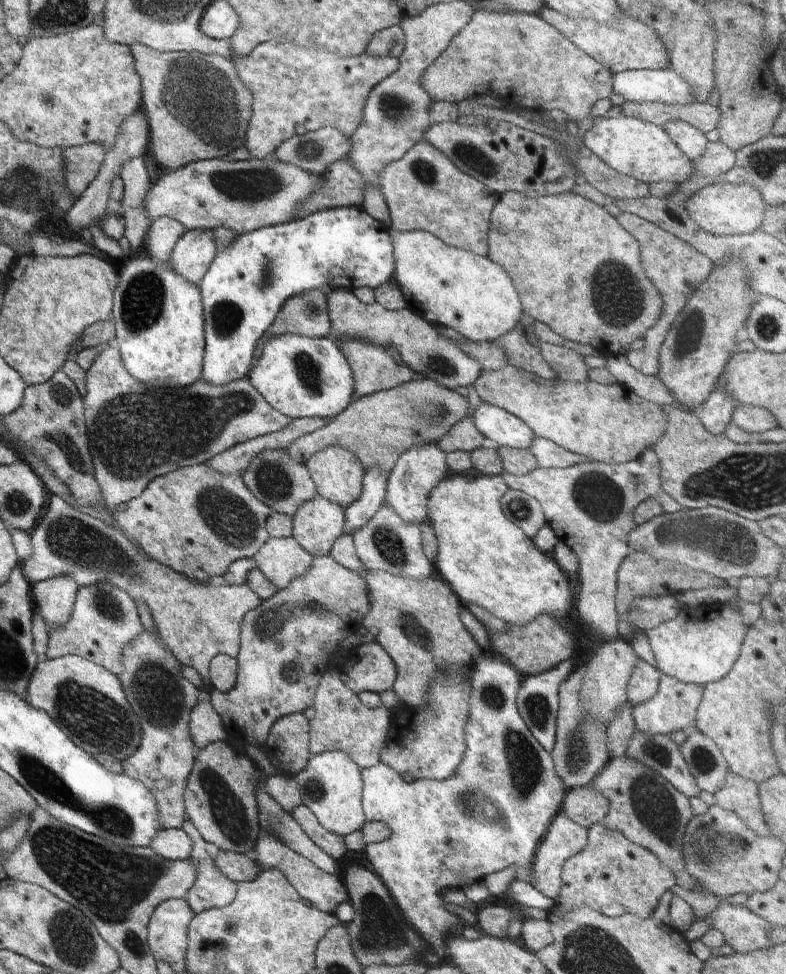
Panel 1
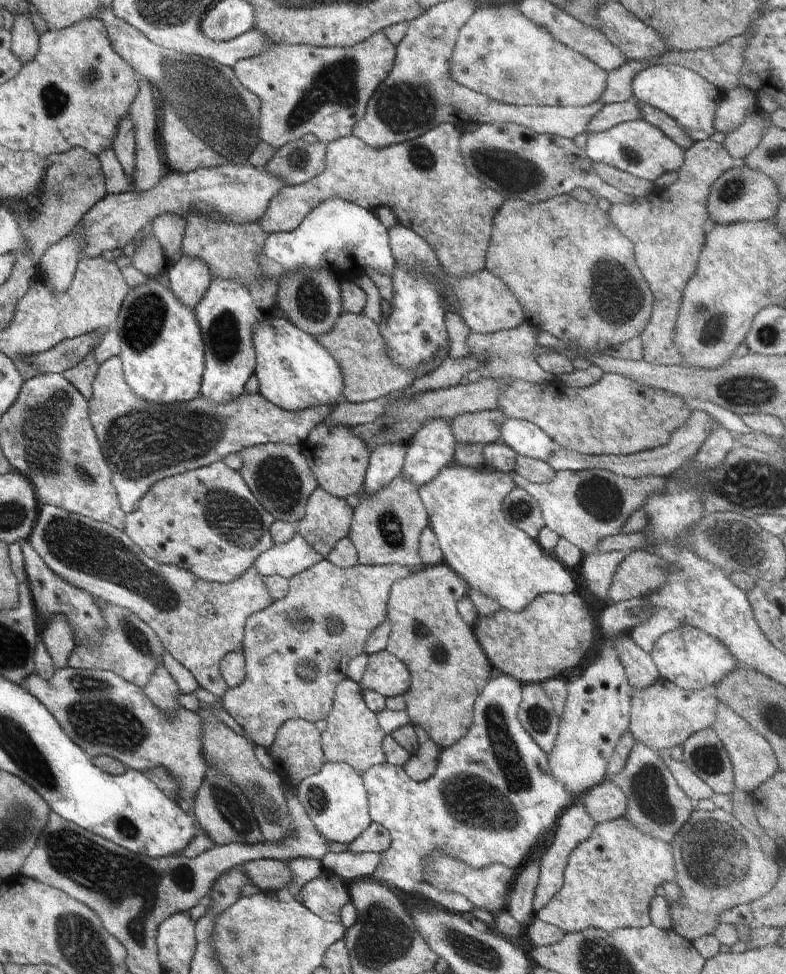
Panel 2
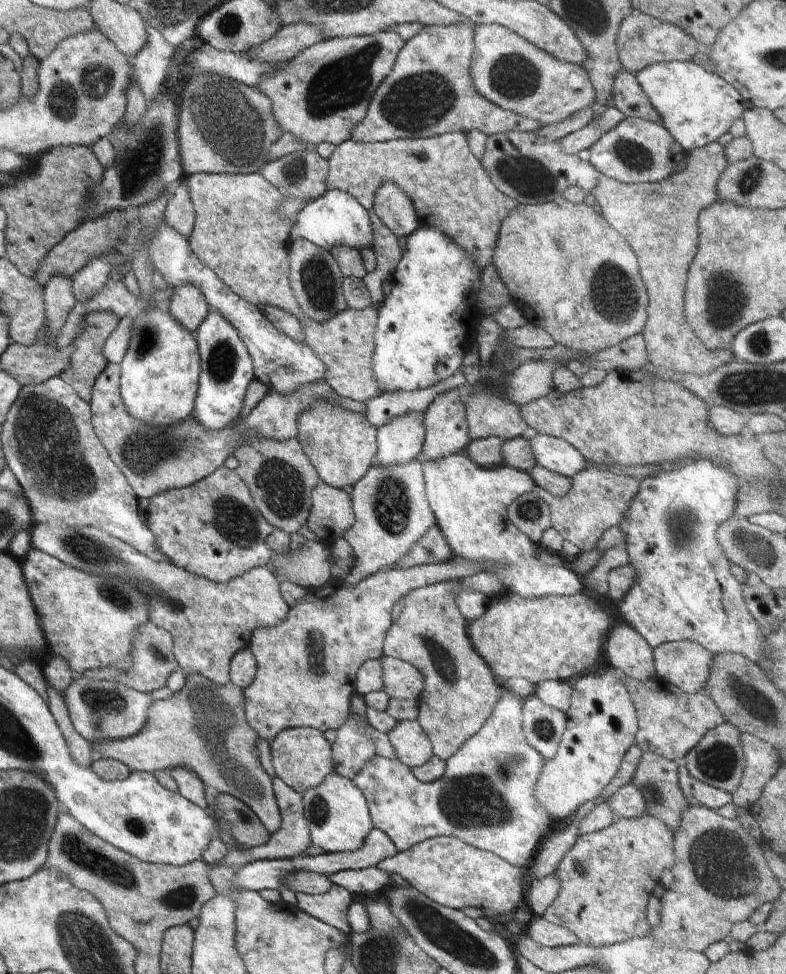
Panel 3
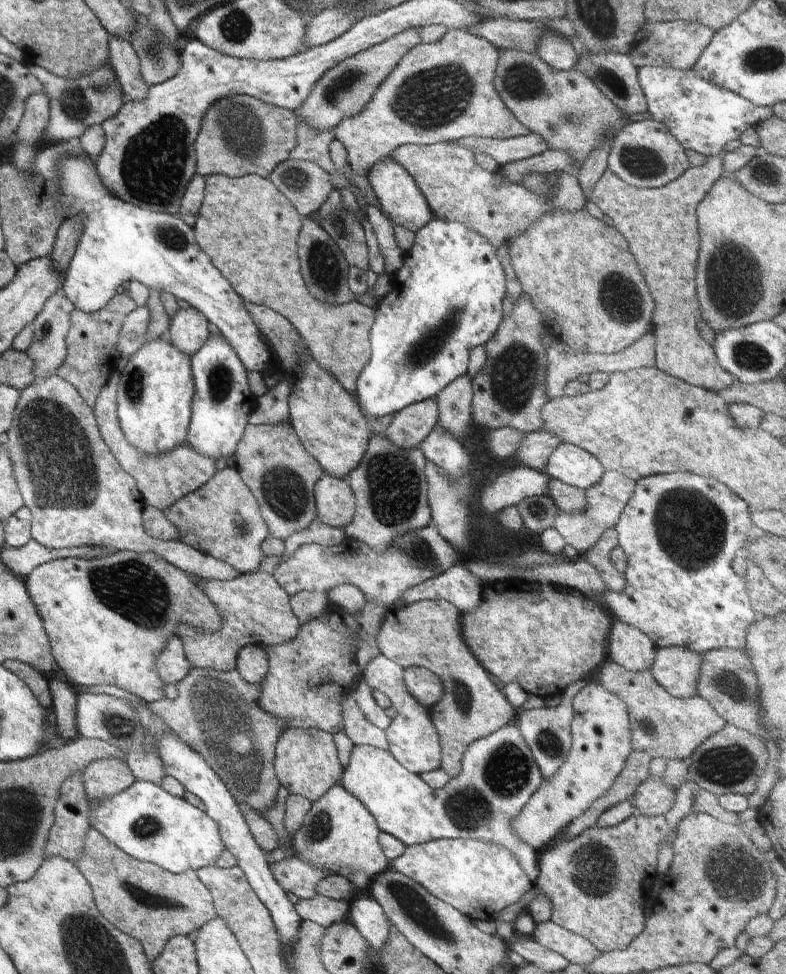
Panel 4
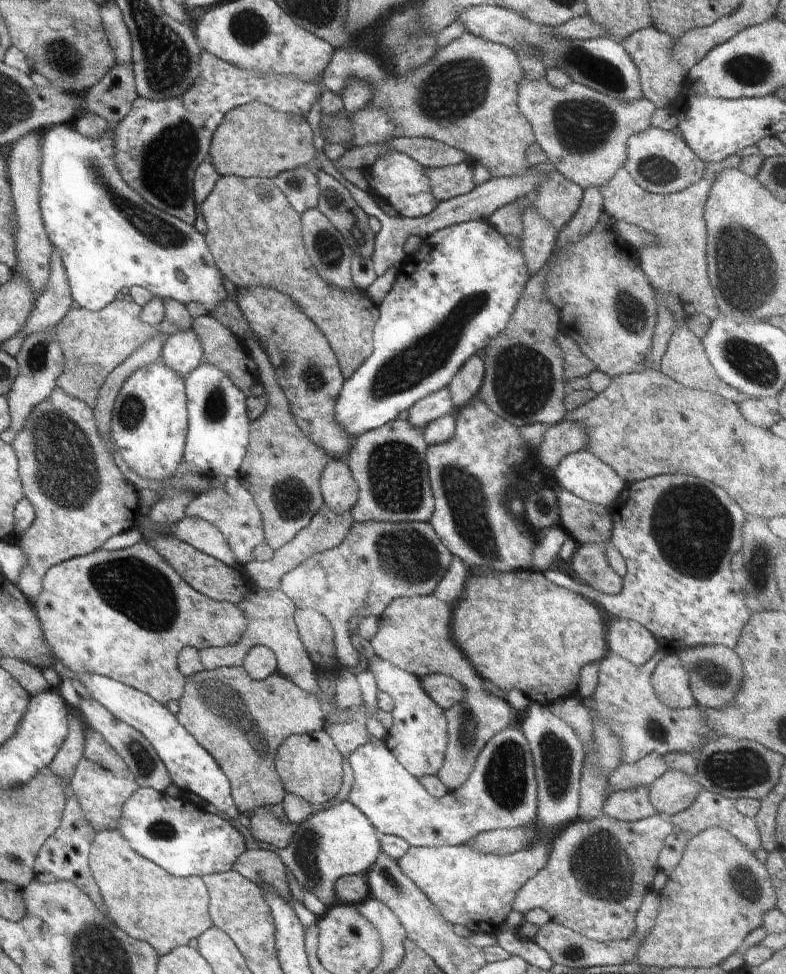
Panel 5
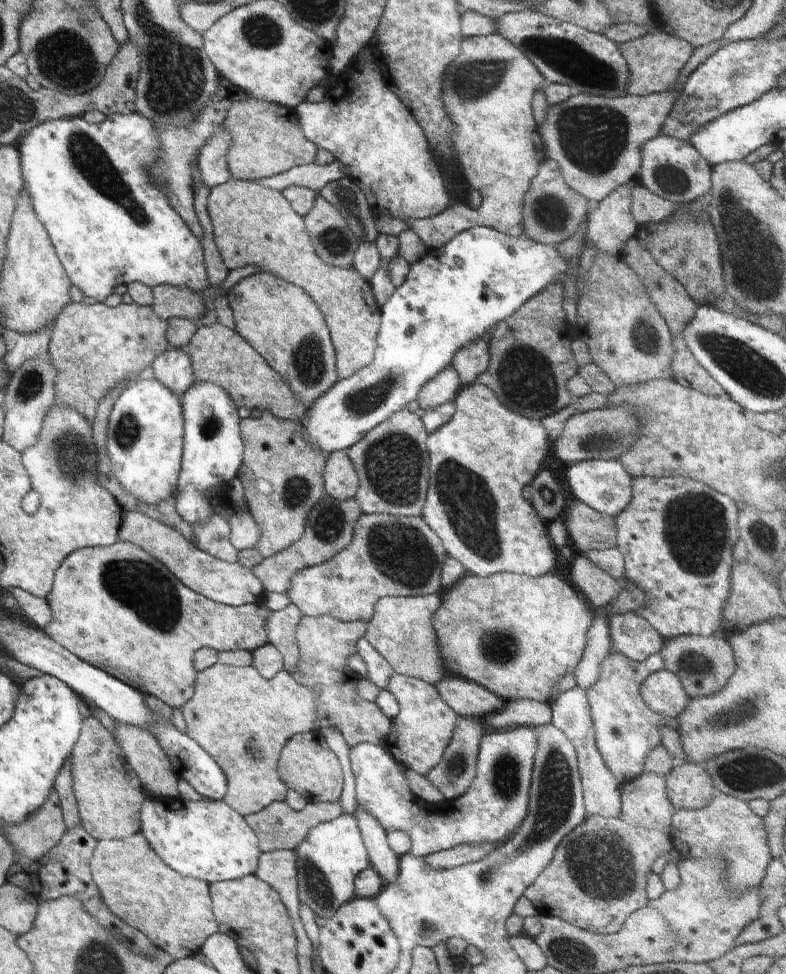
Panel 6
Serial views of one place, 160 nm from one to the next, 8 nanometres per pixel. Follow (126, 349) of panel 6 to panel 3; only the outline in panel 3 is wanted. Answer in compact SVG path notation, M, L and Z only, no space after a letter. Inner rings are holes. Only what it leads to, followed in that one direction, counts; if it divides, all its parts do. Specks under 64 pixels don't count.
M92 311L83 316L79 333L71 342L74 352L71 354L70 368L62 371L59 377L65 380L84 402L91 401L92 387L98 375L106 368L107 360L103 355L103 346L108 336L114 332L119 323L119 318L112 311Z

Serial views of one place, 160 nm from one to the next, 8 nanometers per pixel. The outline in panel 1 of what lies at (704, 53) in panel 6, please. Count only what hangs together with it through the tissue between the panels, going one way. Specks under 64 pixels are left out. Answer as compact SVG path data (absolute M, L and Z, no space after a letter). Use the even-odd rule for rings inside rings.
M485 10L474 11L468 24L456 33L448 48L425 70L421 83L434 102L457 104L469 97L493 95L508 106L533 112L564 111L574 125L590 117L595 102L608 99L613 93L613 74L536 13Z

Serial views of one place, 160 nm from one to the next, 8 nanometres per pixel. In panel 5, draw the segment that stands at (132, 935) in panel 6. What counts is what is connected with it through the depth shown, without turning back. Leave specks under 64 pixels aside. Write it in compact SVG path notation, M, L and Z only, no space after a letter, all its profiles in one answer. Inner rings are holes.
M69 793L62 816L62 821L56 832L52 834L44 842L44 846L40 848L36 861L34 862L34 875L45 882L58 882L58 880L68 880L74 886L80 888L82 892L86 892L90 896L90 900L96 904L96 908L106 915L106 904L100 896L100 890L94 882L92 872L89 868L89 855L92 840L94 840L94 830L90 826L90 822L86 820L82 808L76 800L76 796Z

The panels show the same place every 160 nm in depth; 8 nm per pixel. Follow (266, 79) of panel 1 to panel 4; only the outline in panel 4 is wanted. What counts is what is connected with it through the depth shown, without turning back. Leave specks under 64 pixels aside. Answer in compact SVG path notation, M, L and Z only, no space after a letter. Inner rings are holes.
M417 28L399 32L388 40L359 52L334 68L325 72L312 89L312 94L304 101L296 114L300 120L306 119L316 130L333 130L344 118L357 115L370 102L380 83L396 68L404 55L416 45L423 42Z

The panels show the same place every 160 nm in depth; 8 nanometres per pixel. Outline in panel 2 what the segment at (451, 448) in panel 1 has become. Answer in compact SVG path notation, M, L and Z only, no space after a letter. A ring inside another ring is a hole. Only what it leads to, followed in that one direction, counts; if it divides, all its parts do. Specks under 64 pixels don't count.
M500 410L464 413L452 419L451 427L458 443L485 445L499 443L501 427L508 417Z

